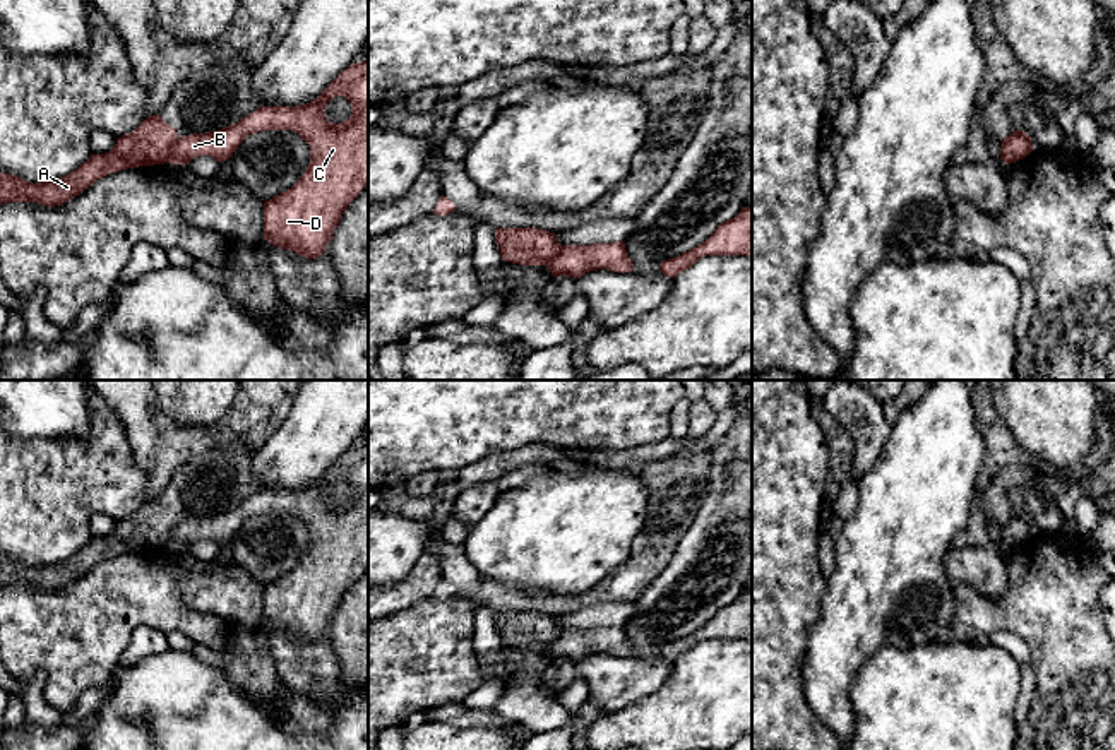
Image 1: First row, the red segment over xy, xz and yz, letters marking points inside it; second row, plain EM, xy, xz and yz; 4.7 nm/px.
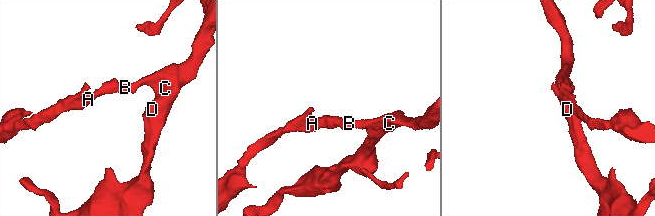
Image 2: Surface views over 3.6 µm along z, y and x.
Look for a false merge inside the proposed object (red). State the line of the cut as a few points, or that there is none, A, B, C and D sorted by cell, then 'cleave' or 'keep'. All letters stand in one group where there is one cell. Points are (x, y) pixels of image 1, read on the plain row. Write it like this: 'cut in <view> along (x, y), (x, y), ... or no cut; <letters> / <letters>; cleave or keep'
cut in xy along (178, 523), (166, 545); A / B C D; cleave

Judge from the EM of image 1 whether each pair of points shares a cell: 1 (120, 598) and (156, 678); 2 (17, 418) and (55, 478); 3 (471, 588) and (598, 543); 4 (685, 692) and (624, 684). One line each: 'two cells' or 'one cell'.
1: two cells
2: two cells
3: two cells
4: two cells

